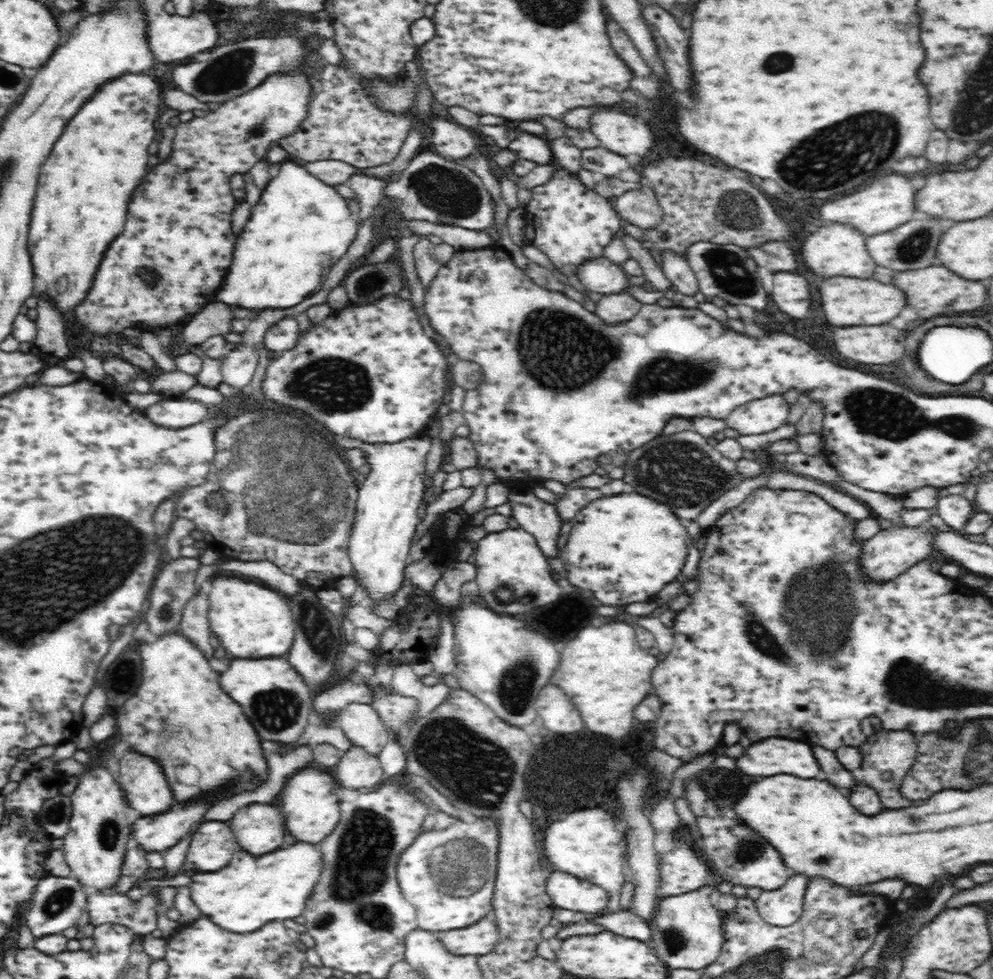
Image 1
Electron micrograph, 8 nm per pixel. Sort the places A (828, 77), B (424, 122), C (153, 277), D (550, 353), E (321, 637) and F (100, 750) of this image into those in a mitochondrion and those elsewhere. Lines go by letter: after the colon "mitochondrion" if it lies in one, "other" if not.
A: other
B: other
C: other
D: mitochondrion
E: mitochondrion
F: other

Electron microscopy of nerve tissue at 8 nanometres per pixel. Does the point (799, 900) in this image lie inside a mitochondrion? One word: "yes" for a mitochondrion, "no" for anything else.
no

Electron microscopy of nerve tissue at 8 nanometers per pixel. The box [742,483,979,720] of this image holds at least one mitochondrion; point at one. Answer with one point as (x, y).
(815, 640)

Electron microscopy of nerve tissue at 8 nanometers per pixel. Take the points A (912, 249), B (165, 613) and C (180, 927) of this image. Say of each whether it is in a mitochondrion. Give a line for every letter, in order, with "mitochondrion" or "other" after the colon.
A: mitochondrion
B: mitochondrion
C: other

